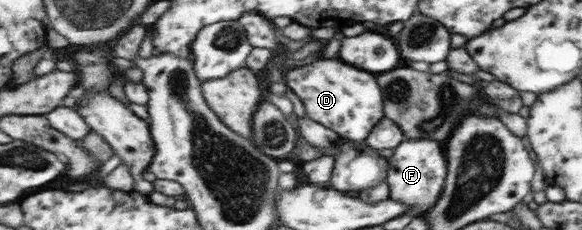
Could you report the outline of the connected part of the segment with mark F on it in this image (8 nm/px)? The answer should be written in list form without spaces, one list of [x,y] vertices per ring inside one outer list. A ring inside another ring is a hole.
[[[403,139],[395,148],[391,157],[388,175],[385,181],[388,185],[390,199],[412,205],[414,209],[428,209],[440,194],[444,175],[446,175],[446,160],[438,141],[431,139]]]

